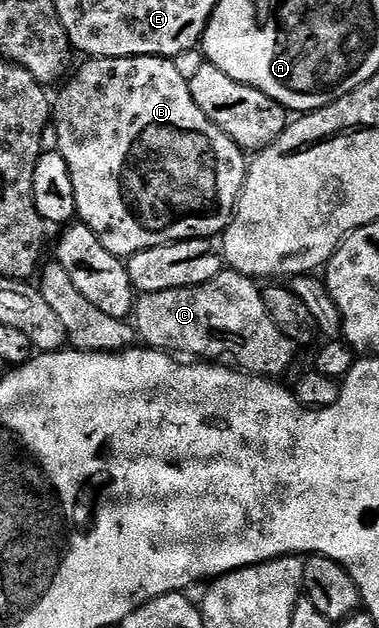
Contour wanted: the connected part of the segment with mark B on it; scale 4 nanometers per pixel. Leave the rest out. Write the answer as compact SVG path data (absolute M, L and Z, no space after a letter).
M151 54L136 58L87 58L84 63L84 66L67 83L64 81L58 87L59 95L54 95L53 98L53 134L55 130L55 142L59 145L56 146L57 153L69 166L78 221L89 227L97 236L97 240L101 240L101 244L109 248L109 252L113 252L124 260L136 254L138 250L157 248L170 242L184 242L190 238L211 240L222 235L231 222L231 216L239 202L239 194L243 191L249 158L244 151L240 150L236 142L229 140L225 132L221 132L207 119L205 112L201 112L201 108L197 108L191 95L189 79L181 76L181 72L177 72L172 59L154 58Z

